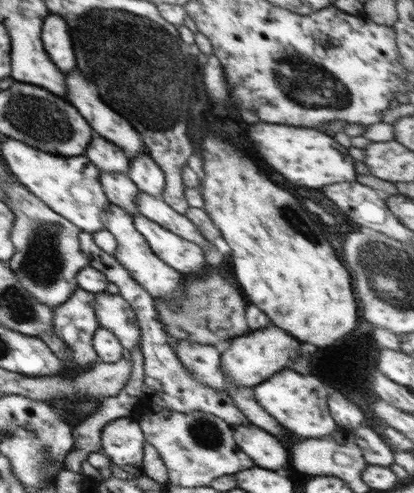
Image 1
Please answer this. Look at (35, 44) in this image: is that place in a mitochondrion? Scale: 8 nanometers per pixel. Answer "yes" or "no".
no

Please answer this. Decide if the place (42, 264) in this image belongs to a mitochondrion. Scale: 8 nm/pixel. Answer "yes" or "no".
yes

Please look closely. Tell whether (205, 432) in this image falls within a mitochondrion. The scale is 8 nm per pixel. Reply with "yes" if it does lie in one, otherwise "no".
yes

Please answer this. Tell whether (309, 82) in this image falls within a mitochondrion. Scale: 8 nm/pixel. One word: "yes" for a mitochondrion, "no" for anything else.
yes

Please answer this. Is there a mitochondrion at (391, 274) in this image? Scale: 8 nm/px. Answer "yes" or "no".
yes

